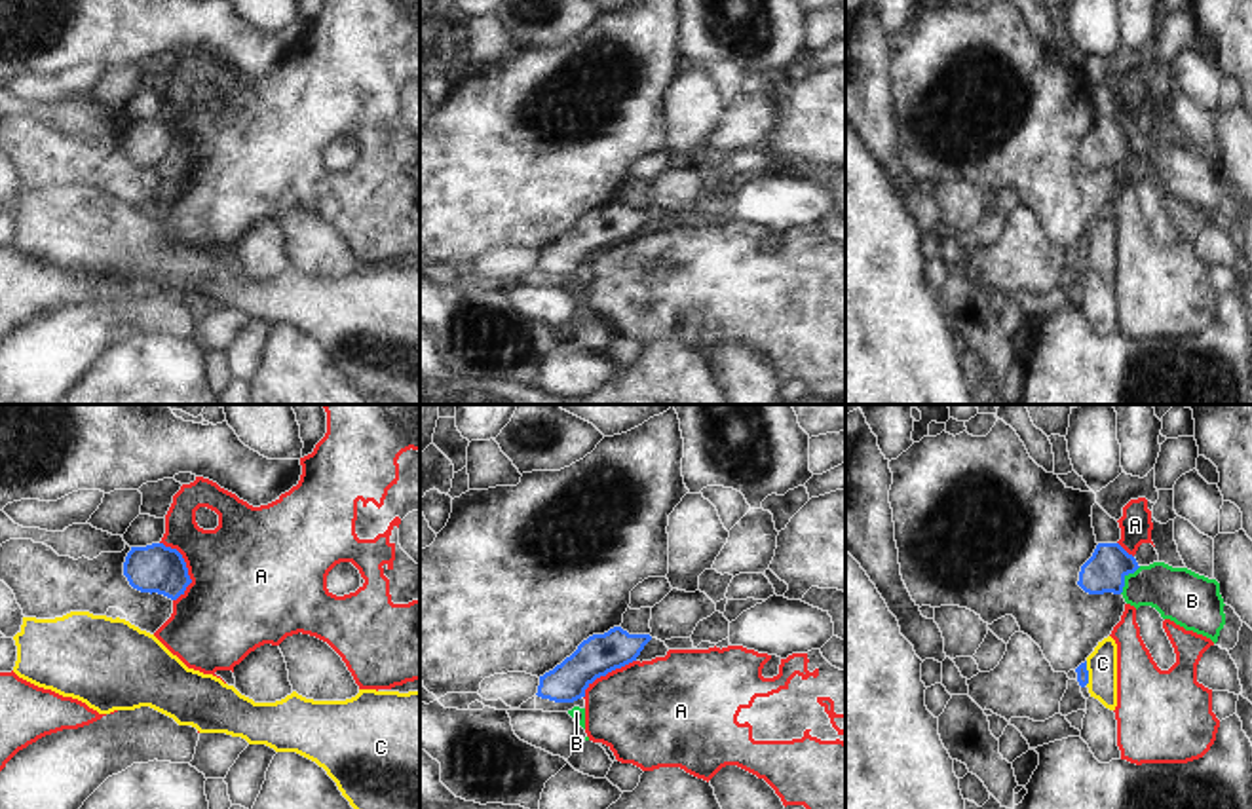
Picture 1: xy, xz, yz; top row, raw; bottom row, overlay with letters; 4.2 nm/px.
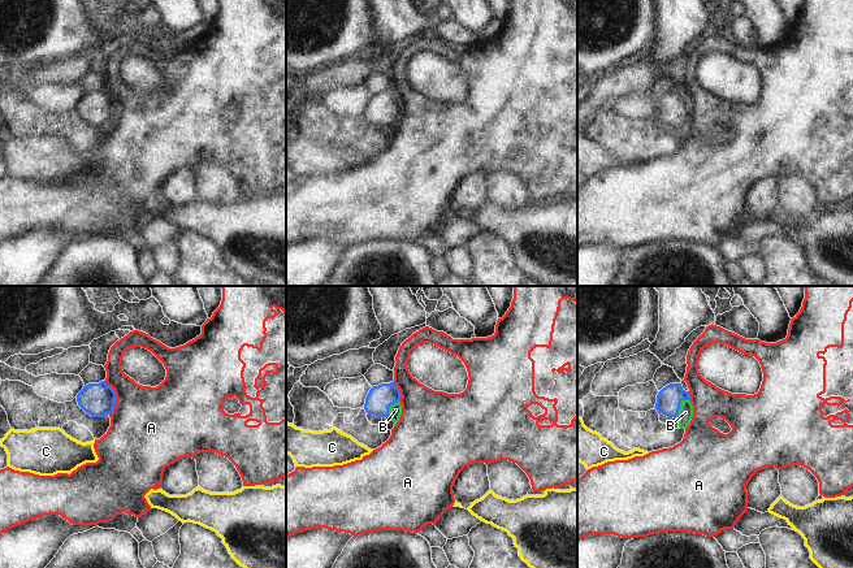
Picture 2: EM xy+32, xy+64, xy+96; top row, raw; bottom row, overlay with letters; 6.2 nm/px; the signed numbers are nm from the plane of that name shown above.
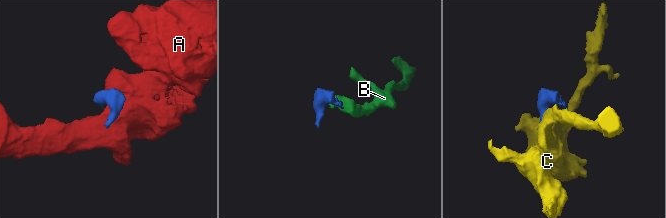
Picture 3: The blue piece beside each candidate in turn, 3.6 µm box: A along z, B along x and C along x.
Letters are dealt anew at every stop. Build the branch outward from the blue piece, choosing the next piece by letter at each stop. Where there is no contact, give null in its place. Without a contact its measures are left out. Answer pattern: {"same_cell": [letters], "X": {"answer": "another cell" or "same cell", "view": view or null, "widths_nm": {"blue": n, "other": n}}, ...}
{"same_cell": ["B"], "A": {"answer": "another cell", "view": "xy", "widths_nm": {"blue": 200, "other": 460}}, "B": {"answer": "same cell", "view": "yz", "widths_nm": {"blue": 180, "other": 220}}, "C": {"answer": "another cell", "view": "yz", "widths_nm": {"blue": 50, "other": 130}}}

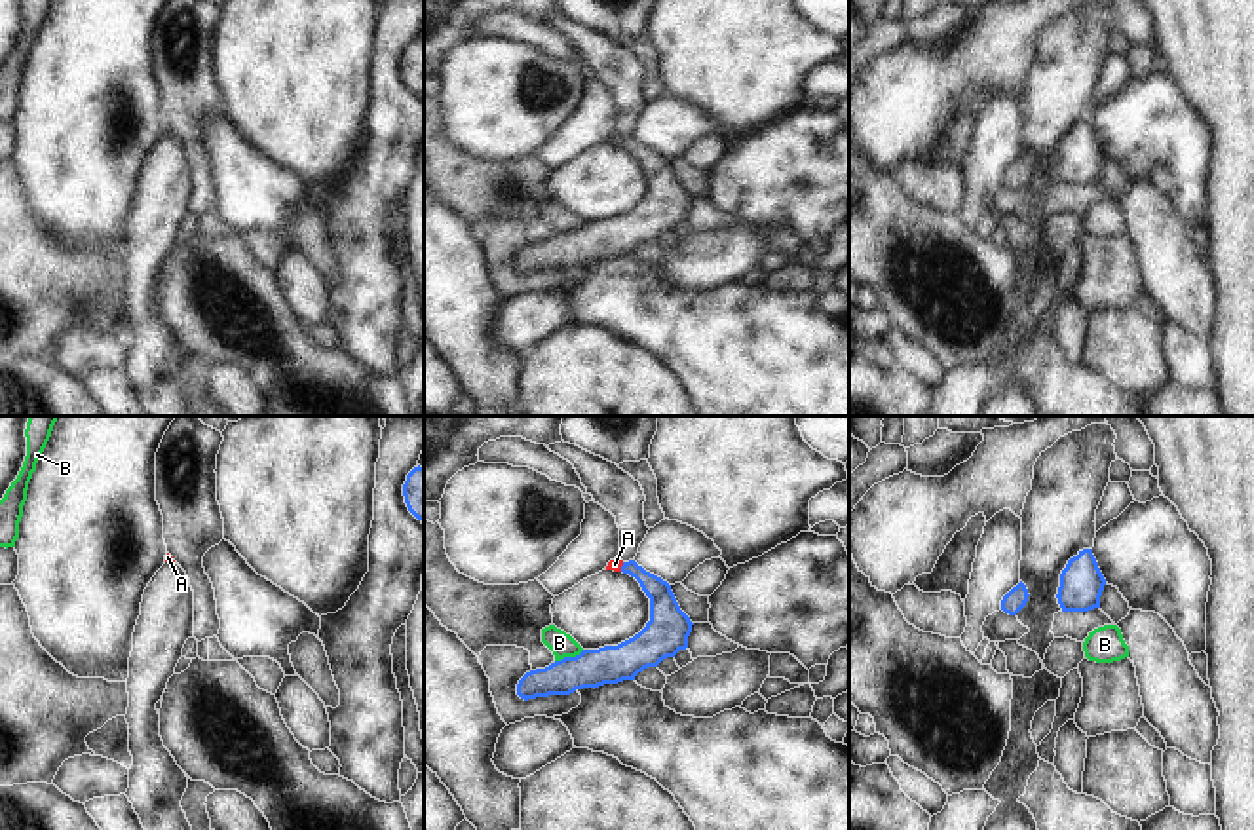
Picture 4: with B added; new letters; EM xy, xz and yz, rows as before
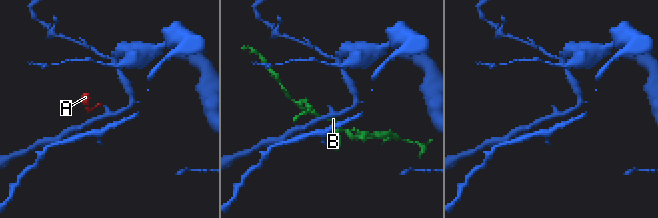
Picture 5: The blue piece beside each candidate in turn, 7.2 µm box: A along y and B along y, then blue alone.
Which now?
{"same_cell": ["A"], "A": {"answer": "same cell", "view": "xz", "widths_nm": {"blue": 130, "other": 50}}, "B": {"answer": "another cell", "view": "xz", "widths_nm": {"blue": 160, "other": 100}}}

